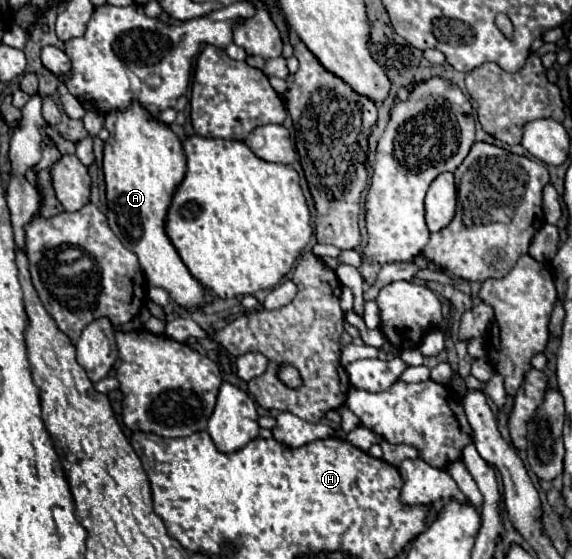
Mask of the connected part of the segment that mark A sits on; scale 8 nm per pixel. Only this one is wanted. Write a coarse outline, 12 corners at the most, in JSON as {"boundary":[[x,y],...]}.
{"boundary":[[137,102],[107,112],[111,230],[149,286],[205,290],[163,230],[185,176],[177,134]]}

